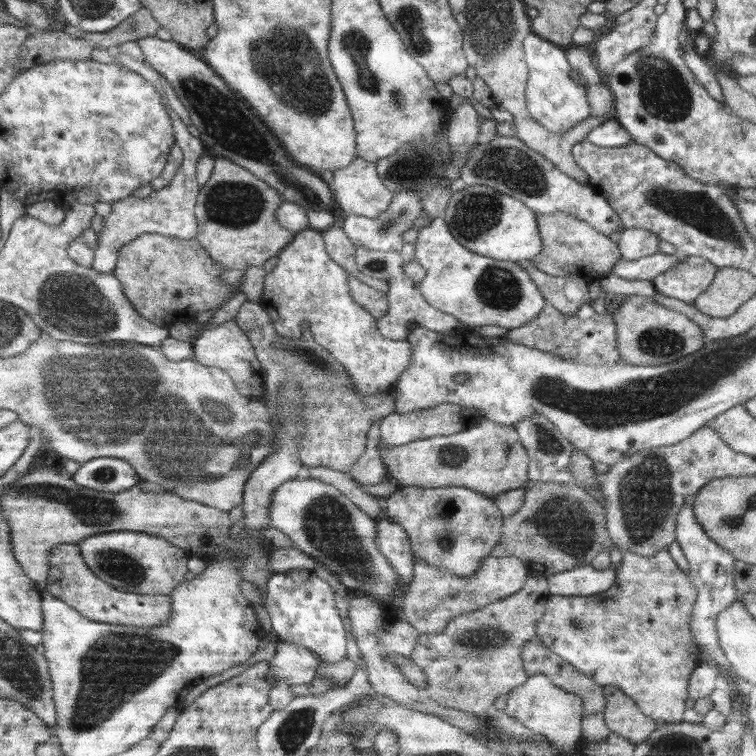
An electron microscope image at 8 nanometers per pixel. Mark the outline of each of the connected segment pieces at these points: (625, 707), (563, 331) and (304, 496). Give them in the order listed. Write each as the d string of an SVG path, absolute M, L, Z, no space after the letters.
M606 685L602 692L606 702L604 722L608 730L614 734L635 745L644 742L658 728L658 722L646 717L620 688Z
M547 302L543 311L535 319L524 326L510 329L504 337L514 344L536 348L536 350L580 364L613 365L621 362L612 313L610 315L598 314L588 302L584 303L572 316L556 310Z
M292 479L288 480L288 482L284 482L280 488L276 488L276 492L273 493L271 501L269 502L269 525L278 530L281 530L292 540L293 546L298 550L305 552L313 558L317 565L321 565L328 570L332 570L334 575L339 577L339 581L341 582L341 588L344 590L357 590L357 592L365 592L365 594L369 594L372 598L375 598L378 602L388 603L390 604L391 600L397 596L397 592L399 592L399 578L395 573L395 570L391 567L391 564L384 558L384 555L380 552L380 549L376 544L376 534L377 534L377 521L374 520L371 516L368 516L368 513L362 512L360 508L358 508L347 496L340 493L338 489L332 487L330 484L325 484L320 482L320 480L314 479Z

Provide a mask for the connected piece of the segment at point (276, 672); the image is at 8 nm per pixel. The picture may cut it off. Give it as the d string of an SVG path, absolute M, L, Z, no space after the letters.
M278 640L278 647L269 662L270 672L280 685L308 685L320 668L318 657L308 648Z

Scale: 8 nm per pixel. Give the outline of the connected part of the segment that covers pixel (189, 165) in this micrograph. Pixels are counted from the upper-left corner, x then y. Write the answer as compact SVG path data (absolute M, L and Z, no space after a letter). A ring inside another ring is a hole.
M114 50L113 54L119 64L141 75L160 93L160 101L166 107L171 118L175 142L183 152L183 161L178 167L176 174L169 180L169 188L152 191L150 195L144 198L136 197L133 194L128 195L125 199L117 200L111 204L112 212L110 212L108 218L104 219L104 227L97 233L98 248L93 250L93 267L100 274L113 272L117 263L118 251L124 245L128 245L130 241L134 241L138 236L144 234L144 232L148 232L148 234L156 232L162 236L172 236L183 240L195 239L199 228L194 214L200 189L197 185L197 162L204 154L204 144L200 137L193 136L188 131L188 127L182 122L182 119L170 108L164 84L160 80L161 75L150 64L138 62L128 54L118 52L117 50Z

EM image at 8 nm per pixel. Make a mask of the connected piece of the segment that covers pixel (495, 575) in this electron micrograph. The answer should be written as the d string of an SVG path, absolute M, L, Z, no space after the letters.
M488 555L472 576L456 576L443 568L434 568L425 560L415 556L414 580L403 590L401 619L409 622L419 633L439 633L445 624L455 616L460 616L484 605L502 600L521 590L525 585L529 570L516 557Z

